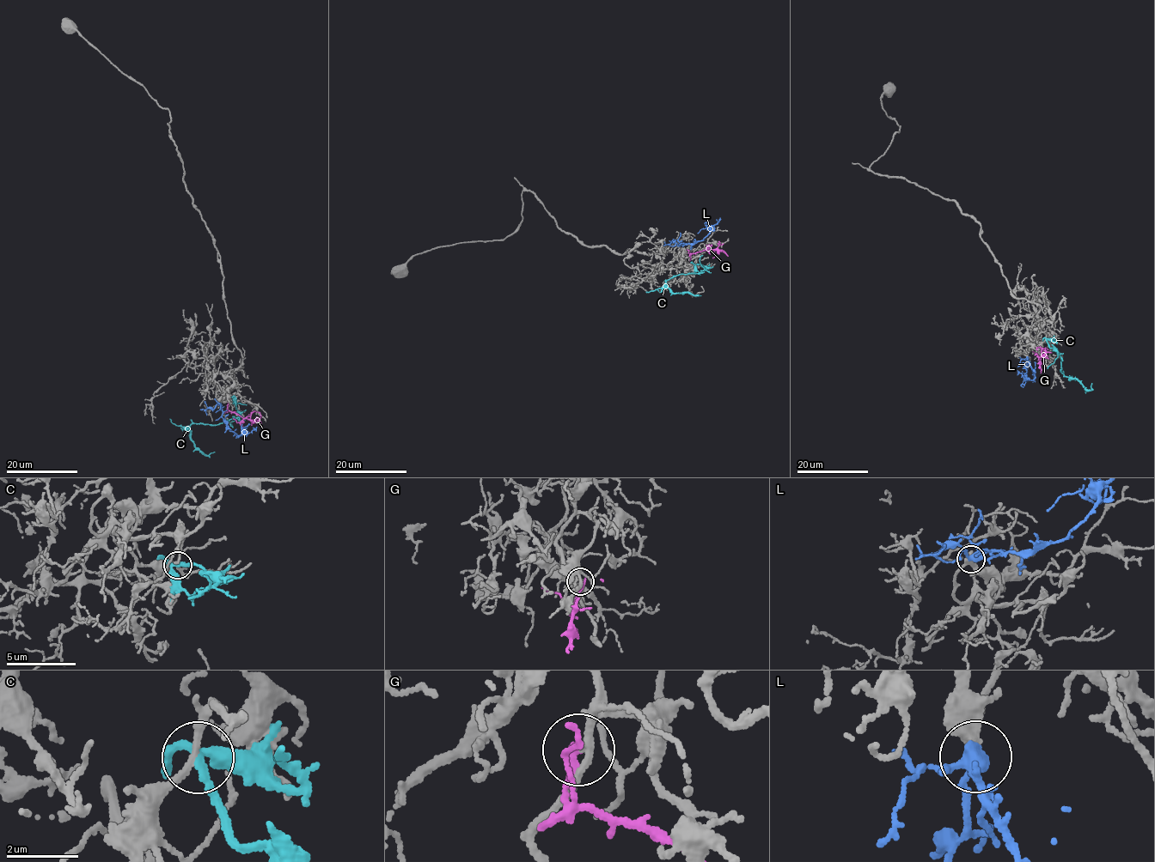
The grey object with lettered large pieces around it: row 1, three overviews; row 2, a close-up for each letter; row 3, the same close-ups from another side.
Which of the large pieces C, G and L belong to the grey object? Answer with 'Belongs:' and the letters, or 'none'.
Belongs: L

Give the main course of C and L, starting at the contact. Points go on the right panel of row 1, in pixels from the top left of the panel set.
C: (1046, 339), (1048, 346), (1060, 356), (1060, 372), (1065, 376), (1071, 377), (1087, 389), (1090, 389), (1091, 383)
L: (1027, 357), (1035, 376), (1034, 379), (1026, 379), (1023, 385), (1028, 380)

